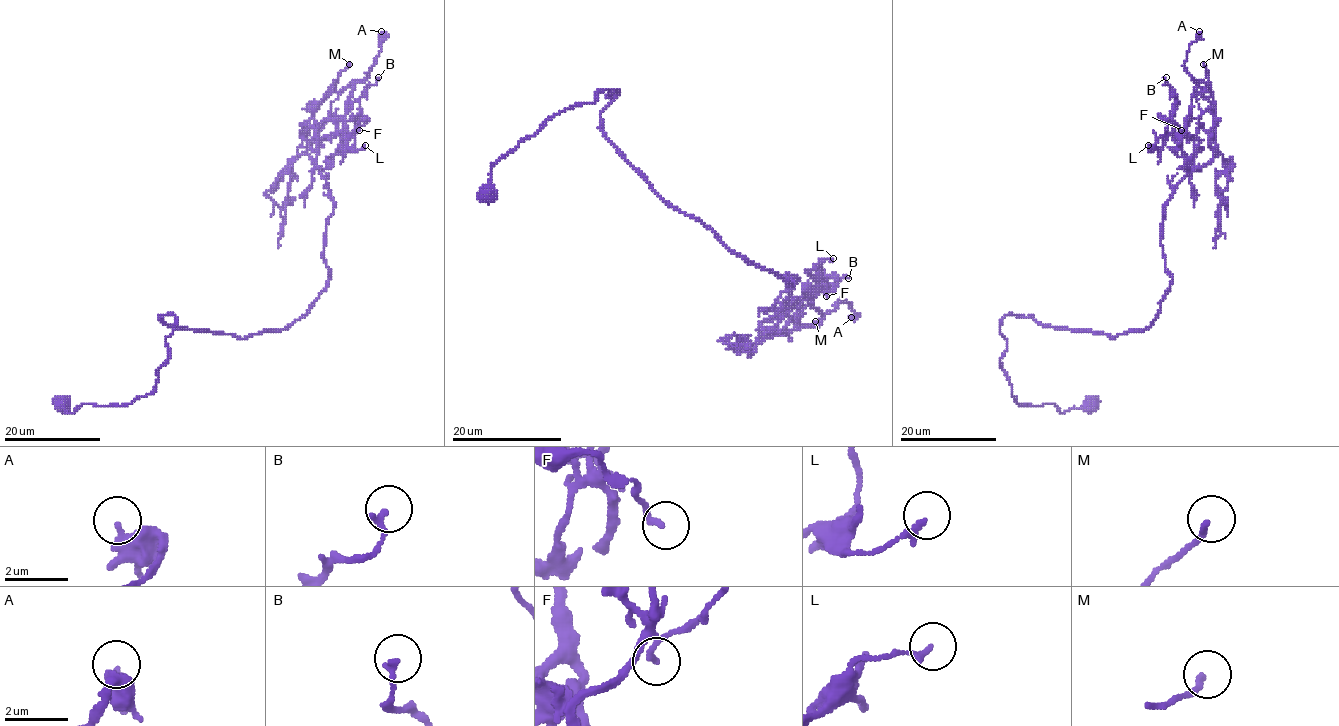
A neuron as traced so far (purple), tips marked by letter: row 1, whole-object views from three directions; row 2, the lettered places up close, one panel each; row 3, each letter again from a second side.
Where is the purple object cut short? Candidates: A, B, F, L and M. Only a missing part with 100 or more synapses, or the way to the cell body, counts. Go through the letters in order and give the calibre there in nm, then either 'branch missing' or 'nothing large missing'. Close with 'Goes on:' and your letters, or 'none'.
A: 340 nm | nothing large missing
B: 190 nm | nothing large missing
F: 190 nm | nothing large missing
L: 180 nm | nothing large missing
M: 190 nm | nothing large missing
Goes on: none

